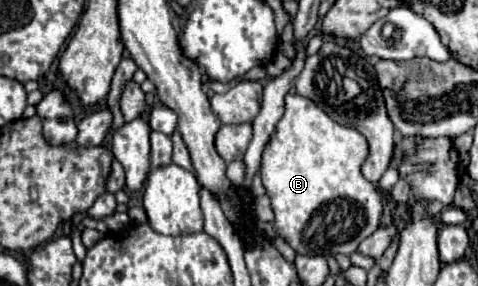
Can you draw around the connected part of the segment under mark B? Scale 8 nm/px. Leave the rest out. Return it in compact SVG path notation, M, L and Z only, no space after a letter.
M299 94L285 96L285 114L277 122L275 132L263 148L261 160L261 178L271 198L275 212L275 224L257 222L257 234L273 238L273 232L283 236L287 244L299 254L353 254L361 240L371 236L381 226L383 202L381 190L377 184L371 184L363 172L363 160L367 160L367 140L355 128L335 124L313 100L307 100Z

